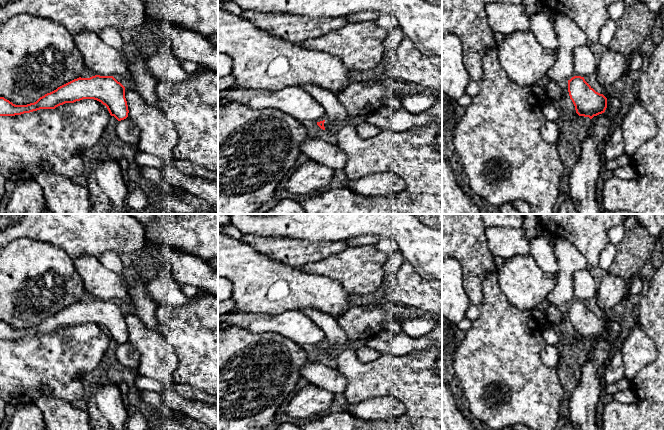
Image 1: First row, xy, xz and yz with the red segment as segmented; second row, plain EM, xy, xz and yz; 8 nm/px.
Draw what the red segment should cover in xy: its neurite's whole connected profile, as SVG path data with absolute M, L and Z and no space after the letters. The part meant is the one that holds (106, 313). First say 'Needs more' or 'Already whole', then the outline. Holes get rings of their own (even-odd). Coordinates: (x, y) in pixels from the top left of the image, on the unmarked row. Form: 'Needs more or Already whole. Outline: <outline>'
Already whole. Outline: M95 299L90 302L77 302L27 329L15 329L0 321L0 340L15 340L40 333L55 333L65 327L83 323L94 323L105 329L111 340L118 345L128 341L125 311L113 300Z

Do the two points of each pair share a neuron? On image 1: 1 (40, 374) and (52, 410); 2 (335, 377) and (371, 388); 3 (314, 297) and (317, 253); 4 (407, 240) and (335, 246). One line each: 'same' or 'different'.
1: different
2: different
3: different
4: different

